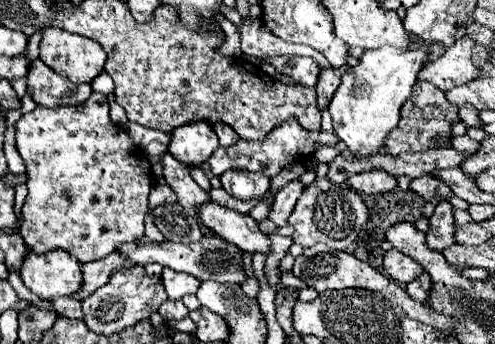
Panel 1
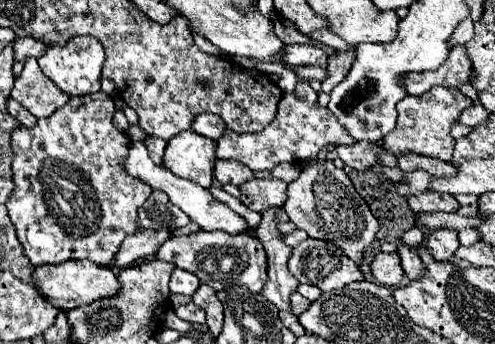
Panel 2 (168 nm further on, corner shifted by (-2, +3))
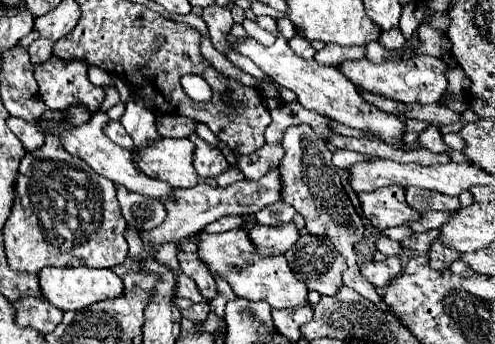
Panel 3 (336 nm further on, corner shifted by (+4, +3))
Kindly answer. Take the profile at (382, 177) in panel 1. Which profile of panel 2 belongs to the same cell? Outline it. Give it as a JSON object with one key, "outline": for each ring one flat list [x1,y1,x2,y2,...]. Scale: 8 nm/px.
{"outline":[[432,87,430,91,418,97,406,95,398,103,398,123,394,131,390,131,384,137,378,163,382,167,398,167,398,155,406,155,410,151,424,157,436,157,440,161,450,161,454,151,454,137,450,135,450,129,460,117,460,113,470,105,472,101,462,97,458,89,446,89,446,87]]}

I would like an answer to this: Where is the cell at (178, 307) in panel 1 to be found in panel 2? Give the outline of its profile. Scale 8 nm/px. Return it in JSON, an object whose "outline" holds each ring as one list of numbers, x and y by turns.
{"outline":[[188,303,188,305,180,305,174,309,174,313,184,319,184,321,192,321,192,323,204,323,204,313,202,309,198,309,194,303]]}

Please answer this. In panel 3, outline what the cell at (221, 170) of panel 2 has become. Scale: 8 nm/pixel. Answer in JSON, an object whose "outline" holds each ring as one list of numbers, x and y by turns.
{"outline":[[190,133,188,139,194,143,194,161,192,163,200,177,216,177,228,169,228,161,220,153,218,147,206,143,196,133]]}

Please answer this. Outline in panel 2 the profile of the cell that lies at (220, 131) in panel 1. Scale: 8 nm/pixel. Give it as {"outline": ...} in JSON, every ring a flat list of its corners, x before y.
{"outline":[[204,113,204,115,196,117,192,129,200,135,206,135,206,137,218,141,222,137,222,133,226,131,226,125,224,125,222,117,216,117,214,113]]}

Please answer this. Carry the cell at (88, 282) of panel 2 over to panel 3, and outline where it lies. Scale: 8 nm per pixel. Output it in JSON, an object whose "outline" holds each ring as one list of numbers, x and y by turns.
{"outline":[[48,267,40,271,40,289,46,301,50,301,54,307,62,311,80,311,92,303,104,301,104,299,116,299,122,295,124,285,122,279,112,269,56,269]]}

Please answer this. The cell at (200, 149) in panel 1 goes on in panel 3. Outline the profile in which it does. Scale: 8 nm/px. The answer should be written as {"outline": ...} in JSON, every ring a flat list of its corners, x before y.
{"outline":[[188,139,146,141,142,149,134,151,134,165,144,175,166,181,172,187,192,187,198,183]]}

